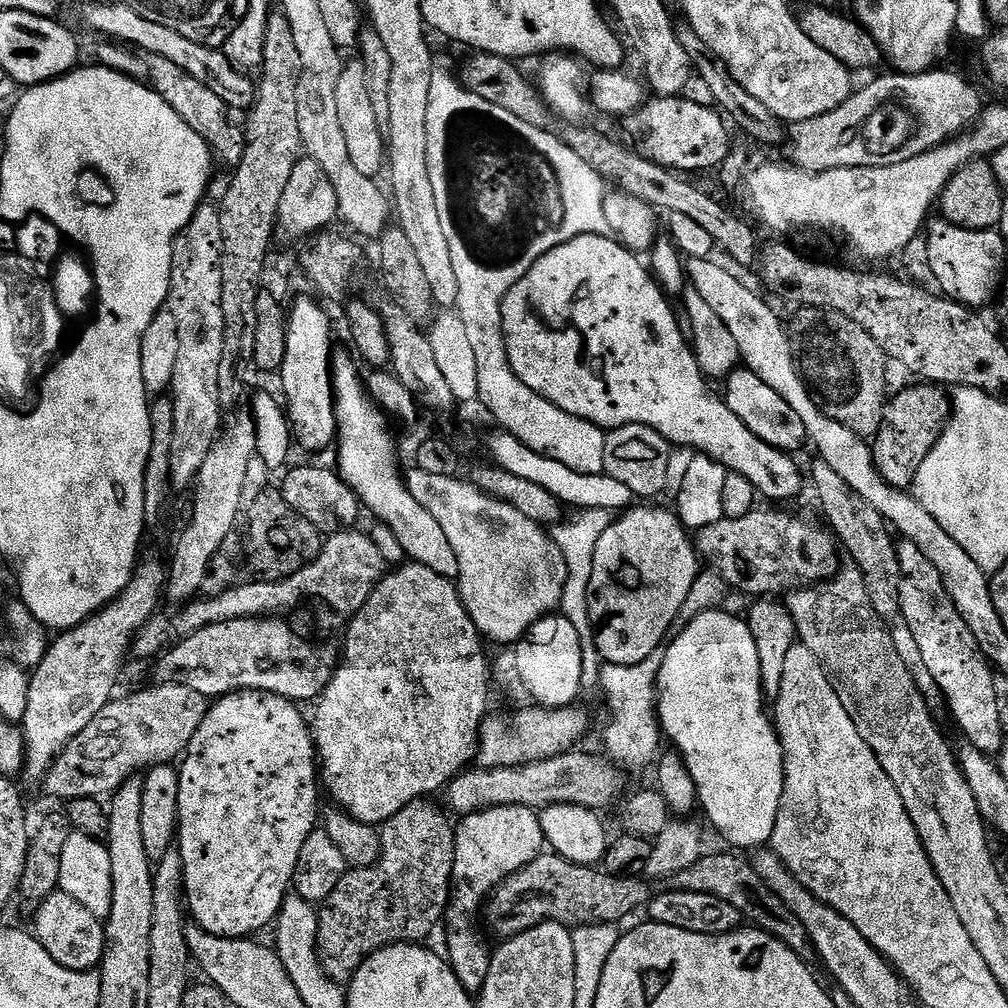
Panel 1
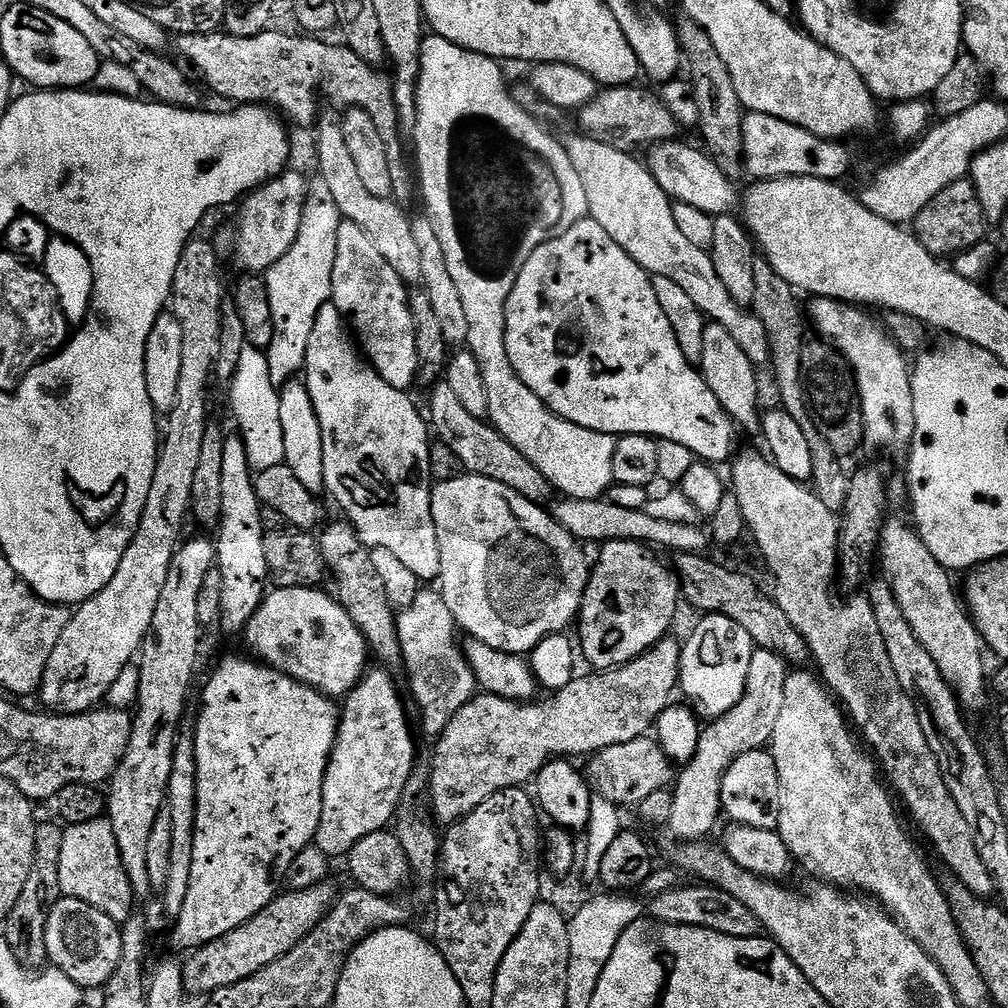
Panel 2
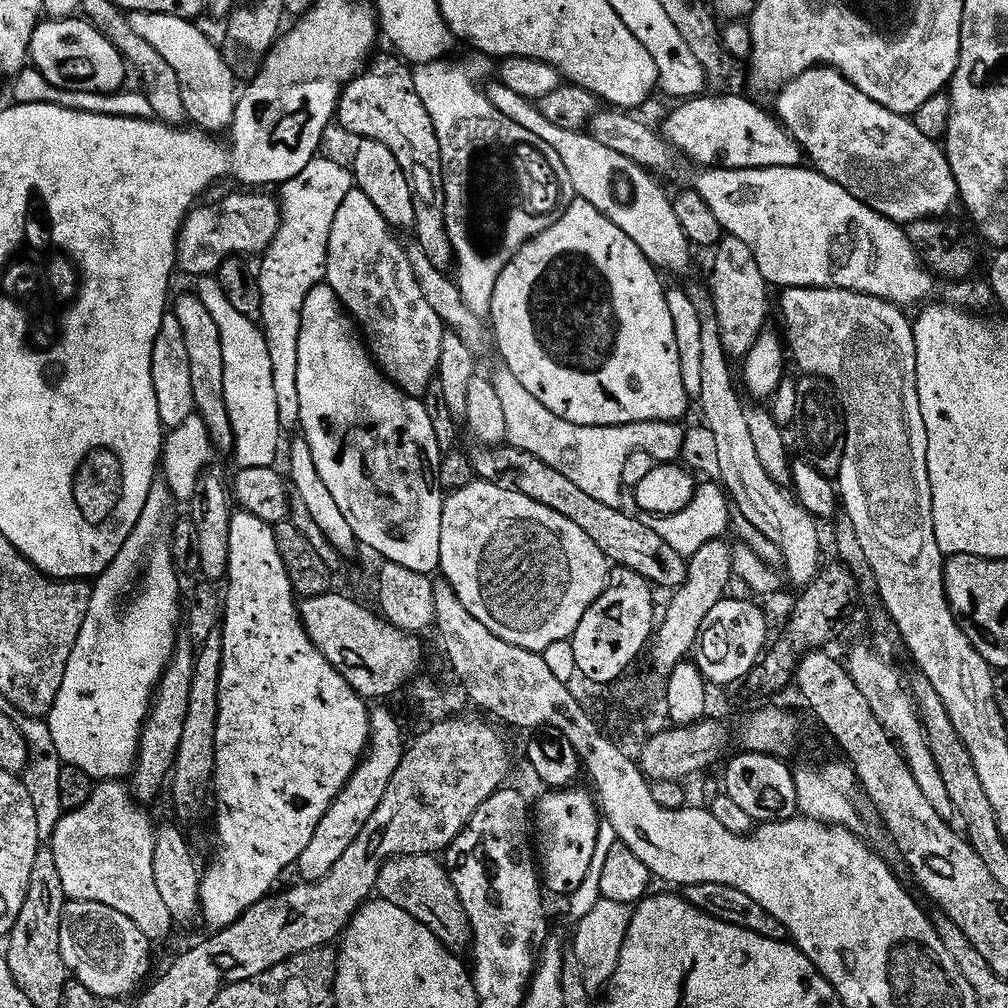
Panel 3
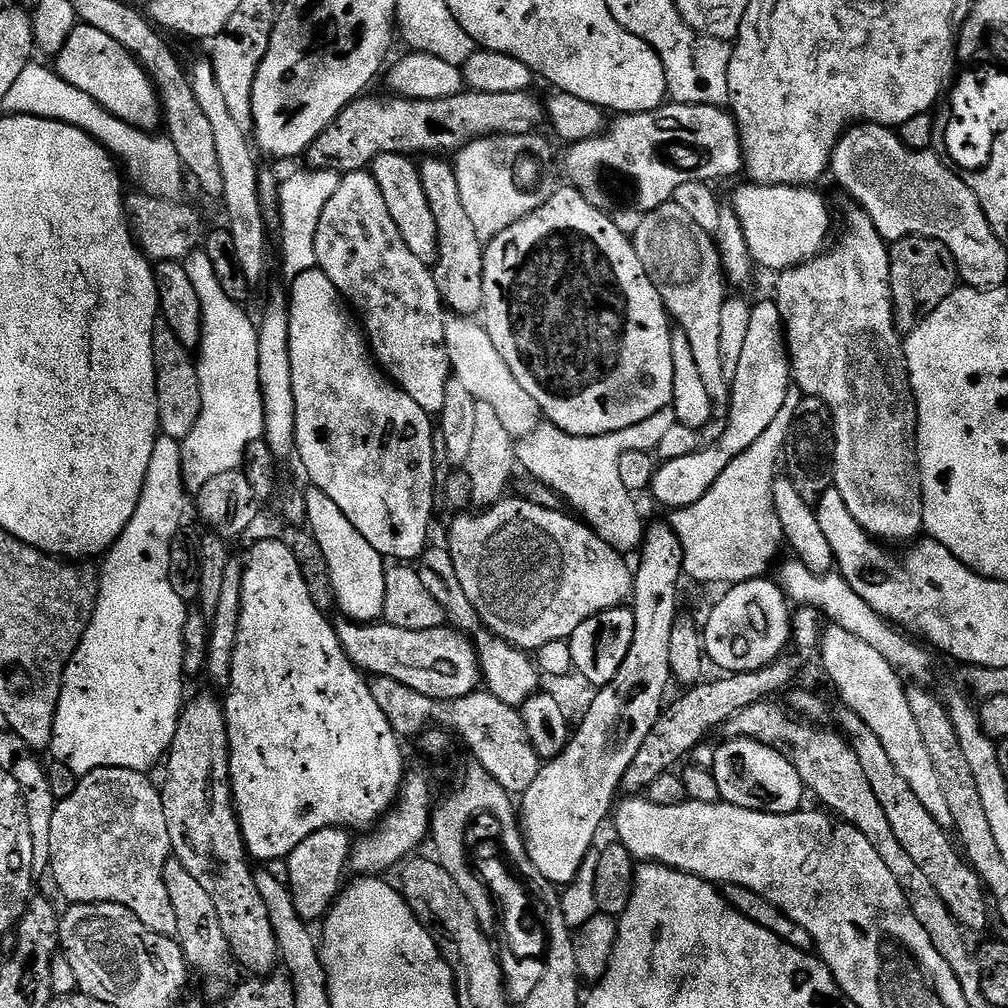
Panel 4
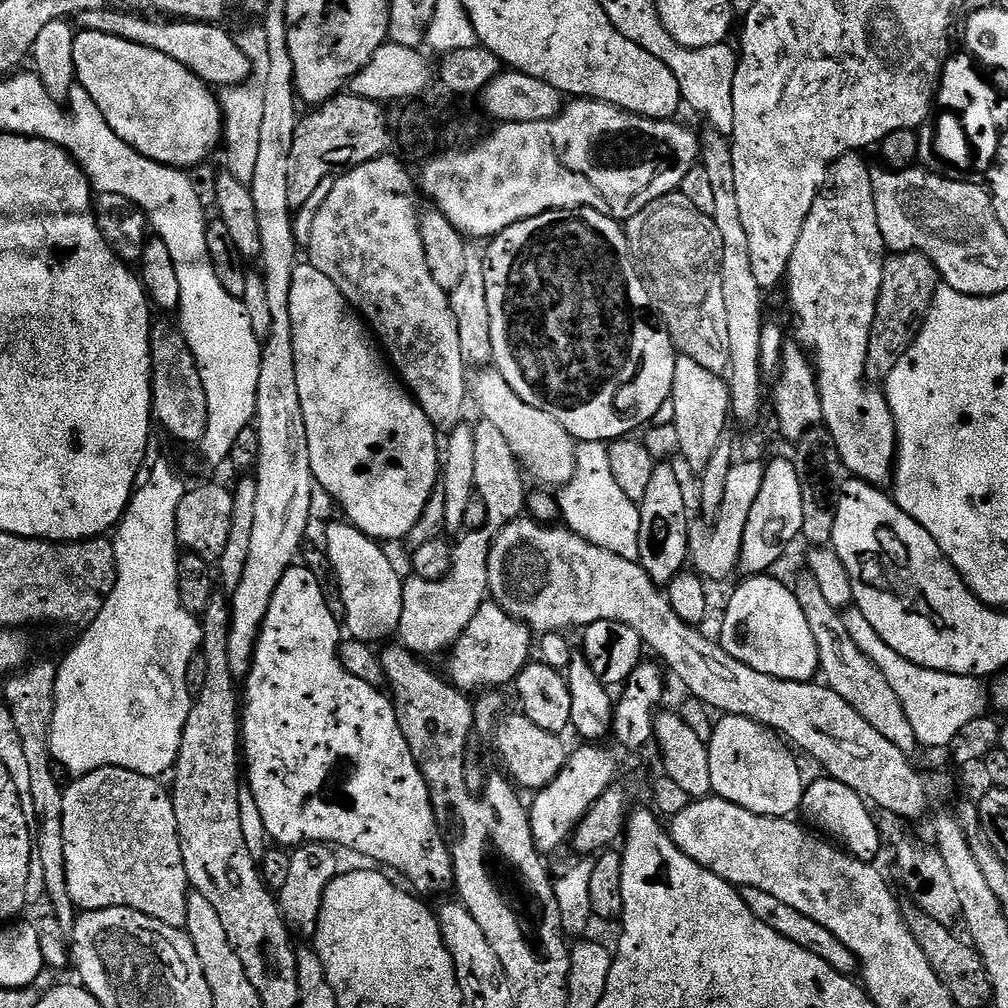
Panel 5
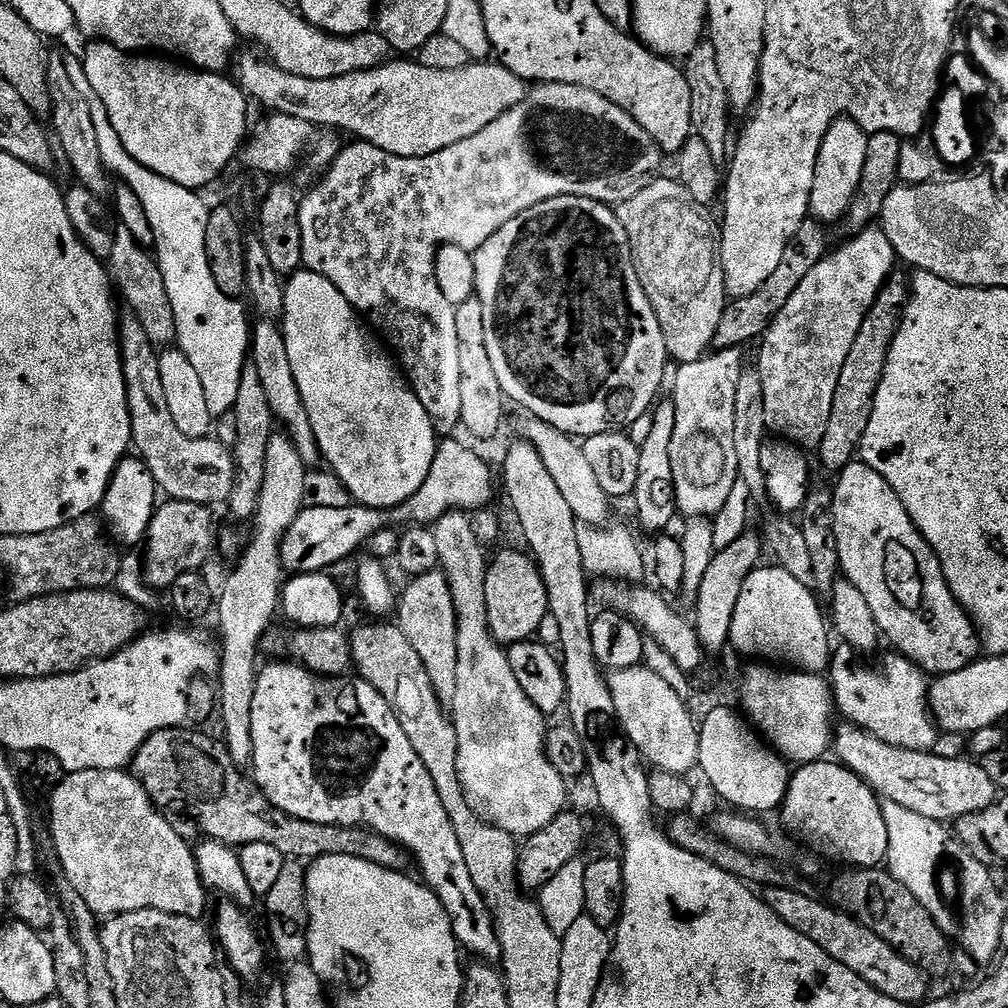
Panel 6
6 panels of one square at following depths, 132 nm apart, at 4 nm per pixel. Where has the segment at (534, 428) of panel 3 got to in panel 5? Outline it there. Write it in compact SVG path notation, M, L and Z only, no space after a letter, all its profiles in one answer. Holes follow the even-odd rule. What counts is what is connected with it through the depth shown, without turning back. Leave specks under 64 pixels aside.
M583 442L576 445L576 469L558 492L558 503L563 523L576 532L586 542L598 546L602 550L610 550L610 554L618 554L618 558L639 561L640 551L638 550L638 534L640 533L640 510L637 501L626 498L622 494L622 486L614 482L614 476L610 470L610 458L608 457L608 444L604 442Z

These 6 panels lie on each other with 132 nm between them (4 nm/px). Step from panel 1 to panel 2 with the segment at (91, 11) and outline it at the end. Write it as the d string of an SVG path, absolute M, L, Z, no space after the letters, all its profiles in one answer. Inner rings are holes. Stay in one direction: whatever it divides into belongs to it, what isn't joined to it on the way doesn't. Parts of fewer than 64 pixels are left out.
M201 30L177 35L174 44L196 63L197 70L204 75L203 83L208 83L222 99L233 100L233 105L256 106L267 102L277 109L284 108L283 115L300 128L306 127L312 120L312 91L315 88L321 88L334 103L341 104L341 109L366 110L370 118L374 118L374 126L378 126L382 142L386 142L392 196L396 203L408 206L412 199L417 199L414 168L409 153L408 156L404 153L404 144L400 141L402 129L398 106L394 106L391 75L387 71L380 72L384 70L377 65L367 64L343 43L323 44L320 41L323 39L308 34L291 36L288 32L272 31L265 30L253 36L230 36L223 30Z

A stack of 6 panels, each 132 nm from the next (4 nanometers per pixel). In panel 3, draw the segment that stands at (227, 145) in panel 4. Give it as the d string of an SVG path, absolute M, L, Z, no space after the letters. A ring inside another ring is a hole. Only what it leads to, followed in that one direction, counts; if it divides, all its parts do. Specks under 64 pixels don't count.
M130 12L126 19L130 30L154 46L174 74L178 74L188 120L201 132L227 133L236 117L238 87L232 78L233 67L225 60L225 53L220 48L216 49L215 42L192 20L157 12Z

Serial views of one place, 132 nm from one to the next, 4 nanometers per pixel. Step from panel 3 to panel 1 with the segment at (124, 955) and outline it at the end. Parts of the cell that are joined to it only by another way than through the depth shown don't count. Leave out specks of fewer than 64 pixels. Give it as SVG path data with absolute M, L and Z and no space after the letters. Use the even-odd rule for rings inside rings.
M59 890L49 891L41 900L44 901L41 902L40 909L36 912L34 935L36 941L48 951L50 958L54 958L54 962L70 970L87 972L99 969L106 947L105 921L90 914L86 906L74 902L70 894Z

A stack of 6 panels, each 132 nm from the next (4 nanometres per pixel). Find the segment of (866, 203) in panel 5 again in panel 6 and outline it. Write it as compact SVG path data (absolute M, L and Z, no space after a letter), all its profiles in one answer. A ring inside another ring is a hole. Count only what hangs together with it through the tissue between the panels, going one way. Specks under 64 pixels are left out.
M847 118L835 120L830 126L830 130L826 130L826 138L822 138L822 146L818 150L818 162L814 165L814 186L808 203L811 215L817 221L831 226L830 224L834 223L835 220L843 221L847 217L848 208L862 182L862 170L866 166L868 138L869 133L865 132L862 126L858 126L858 122Z

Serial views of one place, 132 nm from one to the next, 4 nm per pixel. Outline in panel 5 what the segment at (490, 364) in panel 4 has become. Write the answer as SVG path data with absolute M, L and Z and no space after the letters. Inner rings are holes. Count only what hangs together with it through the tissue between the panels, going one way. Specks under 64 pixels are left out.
M484 366L470 380L470 396L480 407L480 416L494 422L494 426L502 433L502 438L510 442L510 450L516 456L516 461L529 477L541 480L541 485L563 486L574 474L576 469L577 441L558 423L546 410L538 410L538 406L530 406L510 390L510 382L502 378L495 367Z

